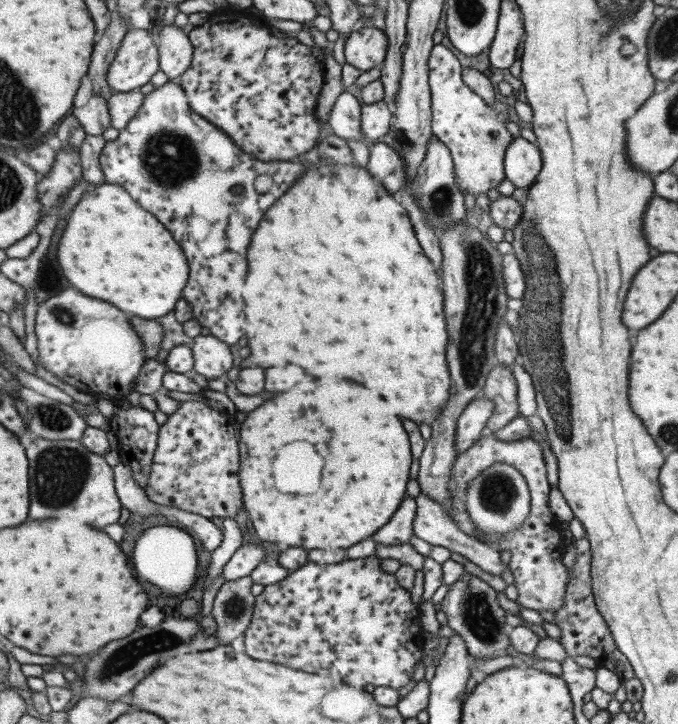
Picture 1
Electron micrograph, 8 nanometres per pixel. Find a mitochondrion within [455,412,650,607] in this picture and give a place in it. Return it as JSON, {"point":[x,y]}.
{"point":[497,494]}

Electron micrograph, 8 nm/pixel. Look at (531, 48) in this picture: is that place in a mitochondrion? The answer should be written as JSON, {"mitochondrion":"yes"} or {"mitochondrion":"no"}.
{"mitochondrion":"no"}

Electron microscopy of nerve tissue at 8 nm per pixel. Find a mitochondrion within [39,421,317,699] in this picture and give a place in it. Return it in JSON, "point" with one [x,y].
{"point":[146,647]}

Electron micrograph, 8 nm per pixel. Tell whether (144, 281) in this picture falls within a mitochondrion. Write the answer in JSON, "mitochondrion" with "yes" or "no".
{"mitochondrion":"no"}

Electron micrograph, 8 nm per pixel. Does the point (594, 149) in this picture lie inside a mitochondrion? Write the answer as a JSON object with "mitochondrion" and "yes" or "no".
{"mitochondrion":"no"}

